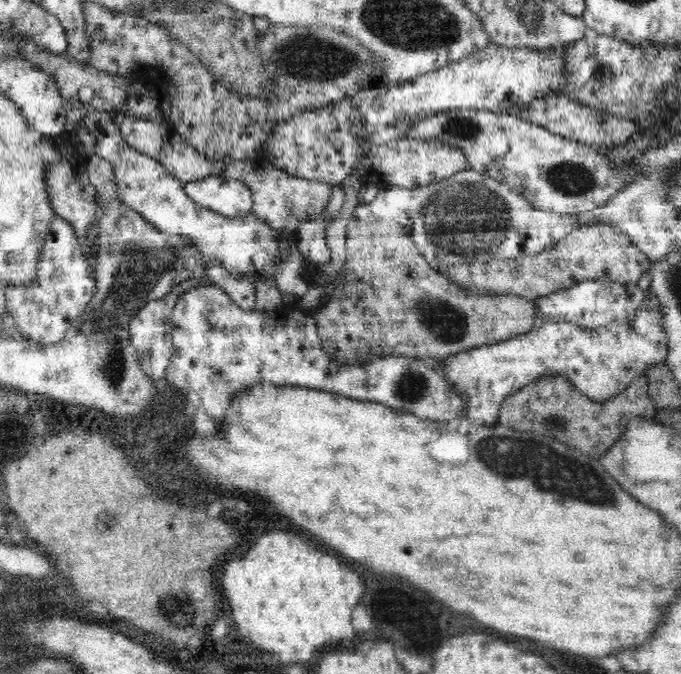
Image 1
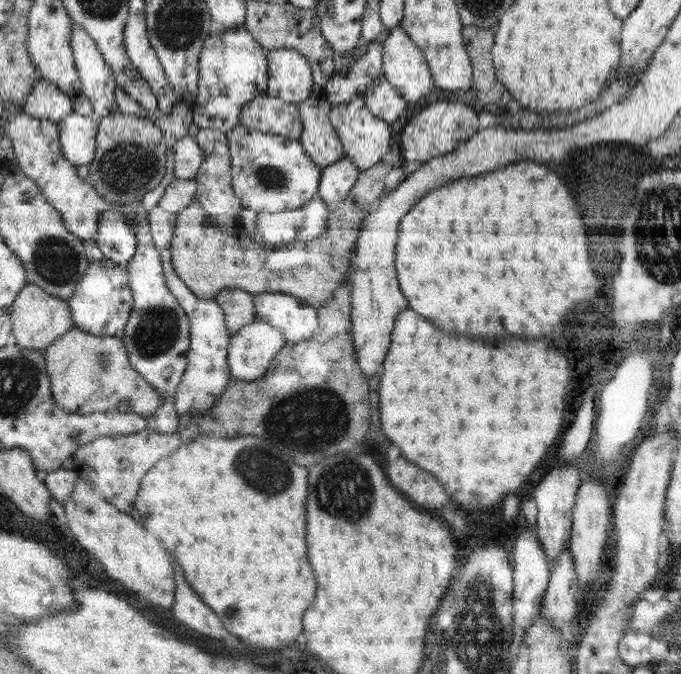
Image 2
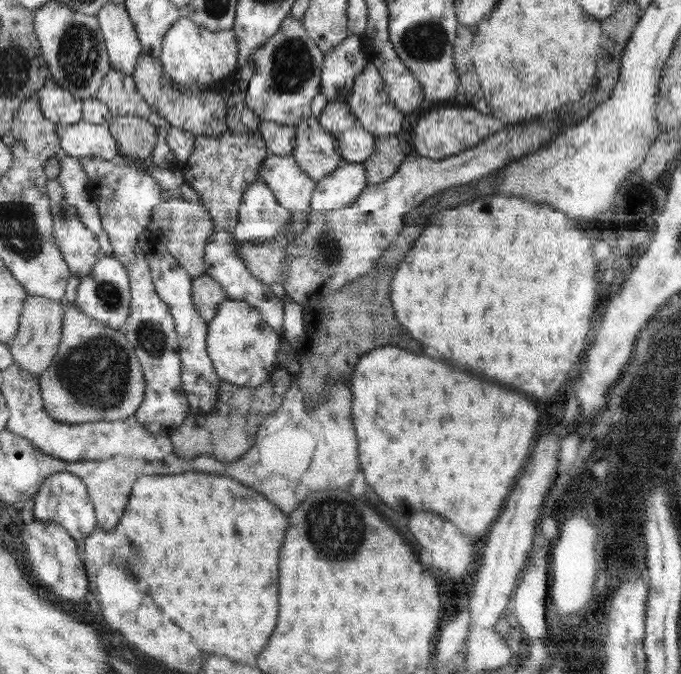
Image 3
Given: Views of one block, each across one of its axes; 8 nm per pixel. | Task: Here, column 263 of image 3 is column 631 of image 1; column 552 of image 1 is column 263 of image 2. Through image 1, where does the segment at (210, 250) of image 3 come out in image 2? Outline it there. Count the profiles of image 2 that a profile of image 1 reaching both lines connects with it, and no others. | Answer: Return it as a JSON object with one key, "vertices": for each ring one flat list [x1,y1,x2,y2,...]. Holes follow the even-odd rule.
{"vertices":[[282,293,254,295,258,320,277,328,287,343,311,339,318,330,318,315,313,306]]}

